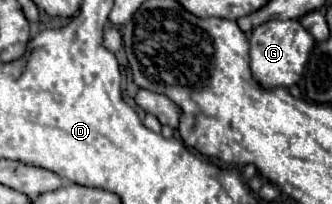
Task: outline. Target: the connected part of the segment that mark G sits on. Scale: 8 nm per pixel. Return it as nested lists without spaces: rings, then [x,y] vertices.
[[[272,19],[258,25],[250,37],[250,69],[256,83],[260,83],[260,87],[264,89],[292,87],[302,77],[312,47],[314,47],[312,35],[296,19],[290,21]]]

